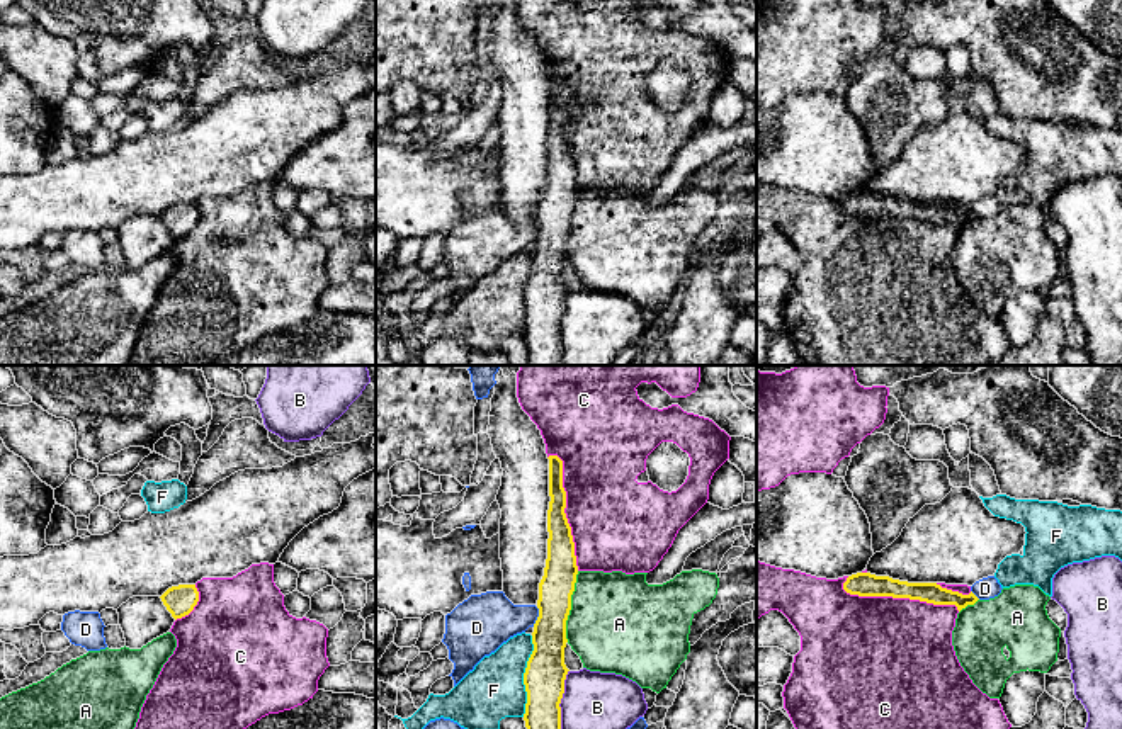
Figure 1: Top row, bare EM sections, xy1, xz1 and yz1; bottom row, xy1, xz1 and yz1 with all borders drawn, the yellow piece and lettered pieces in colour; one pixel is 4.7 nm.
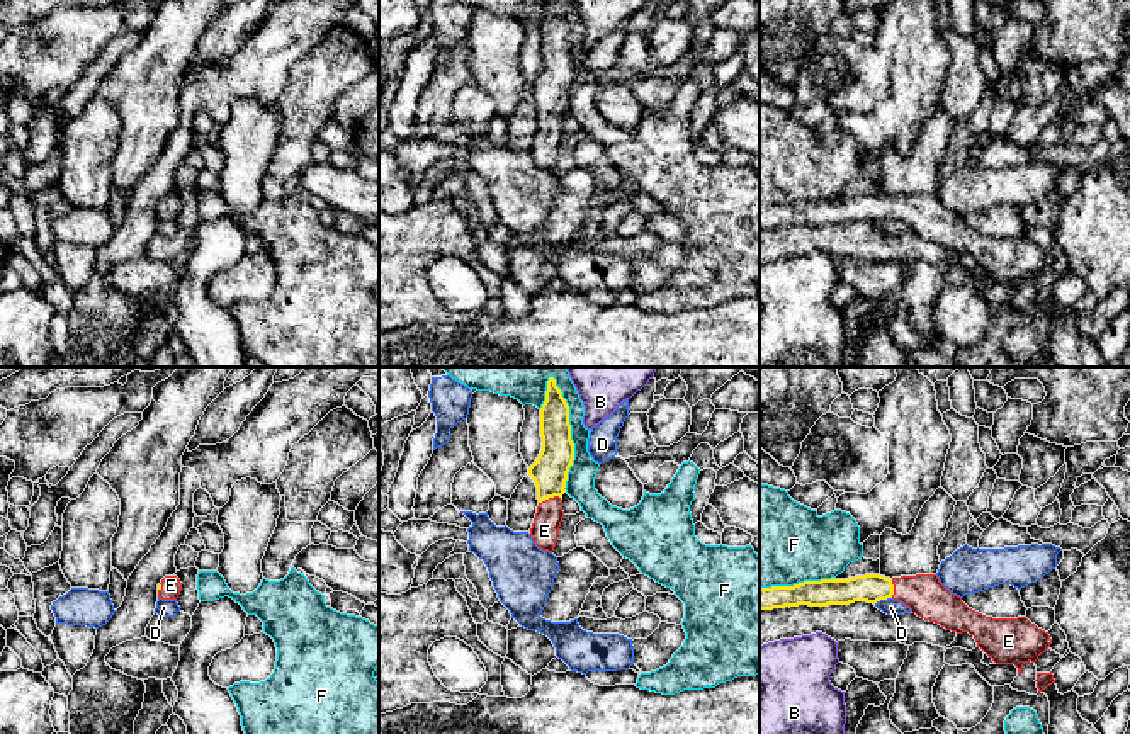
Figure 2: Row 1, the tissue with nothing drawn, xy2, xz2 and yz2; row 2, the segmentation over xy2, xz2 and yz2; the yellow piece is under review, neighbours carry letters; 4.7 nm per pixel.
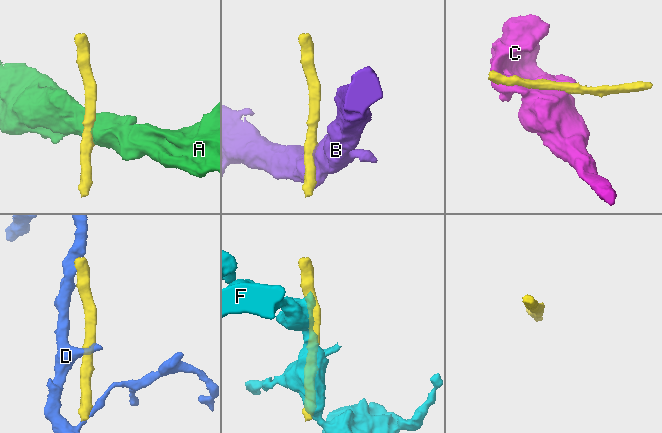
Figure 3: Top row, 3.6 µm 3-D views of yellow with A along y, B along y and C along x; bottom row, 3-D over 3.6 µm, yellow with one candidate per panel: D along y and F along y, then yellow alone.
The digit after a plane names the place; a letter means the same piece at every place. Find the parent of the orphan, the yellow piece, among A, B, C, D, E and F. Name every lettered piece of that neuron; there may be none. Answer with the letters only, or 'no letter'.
E

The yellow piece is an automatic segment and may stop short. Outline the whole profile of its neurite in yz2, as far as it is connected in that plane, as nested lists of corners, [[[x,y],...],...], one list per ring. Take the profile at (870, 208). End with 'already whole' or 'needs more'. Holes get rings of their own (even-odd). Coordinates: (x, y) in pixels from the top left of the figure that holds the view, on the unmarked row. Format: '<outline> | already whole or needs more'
[[[865,194],[848,199],[804,200],[794,206],[760,207],[760,229],[785,226],[828,226],[855,221],[877,223],[894,217],[918,236],[940,243],[946,250],[969,251],[996,284],[1014,284],[1018,294],[1025,282],[1035,282],[1052,258],[1026,236],[992,238],[969,228],[960,216],[946,209],[936,194],[885,197]]] | needs more

